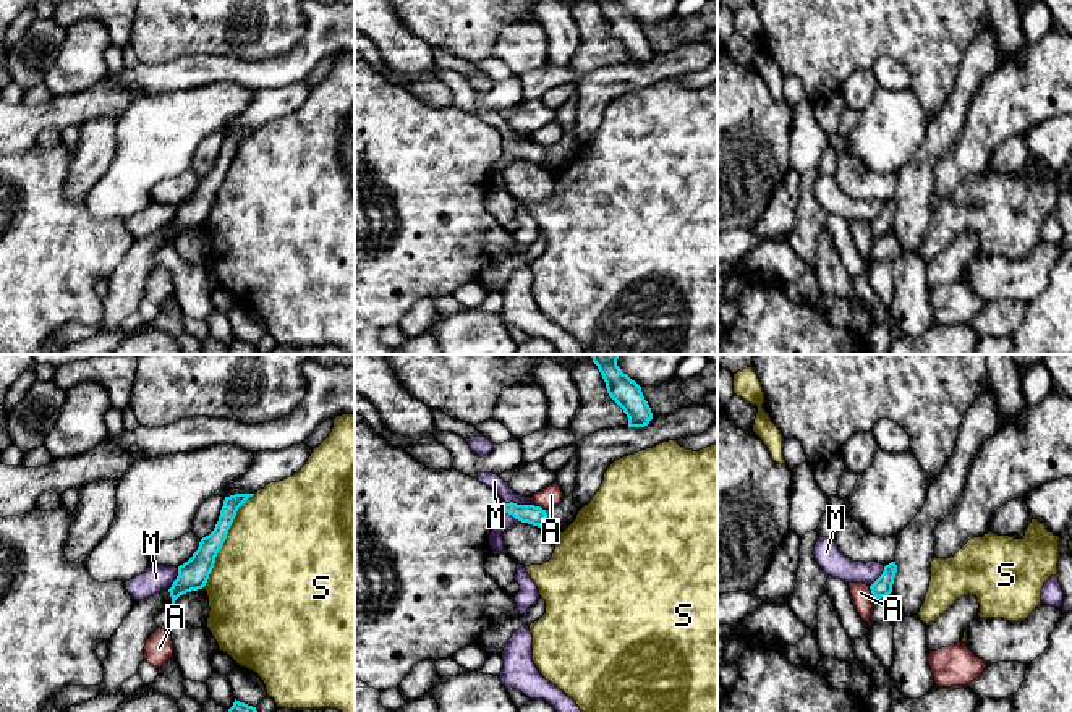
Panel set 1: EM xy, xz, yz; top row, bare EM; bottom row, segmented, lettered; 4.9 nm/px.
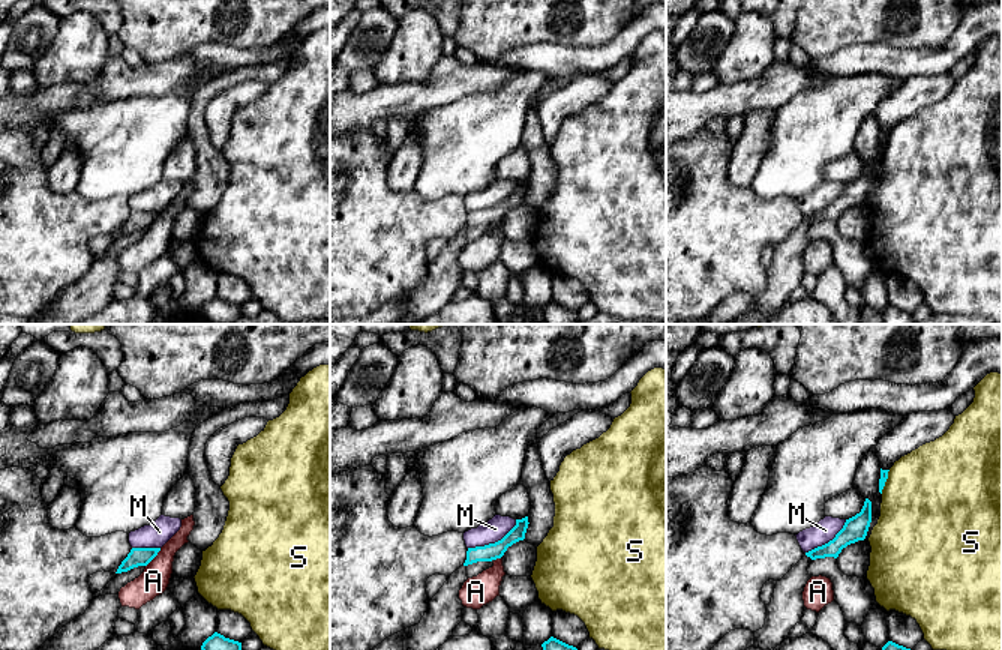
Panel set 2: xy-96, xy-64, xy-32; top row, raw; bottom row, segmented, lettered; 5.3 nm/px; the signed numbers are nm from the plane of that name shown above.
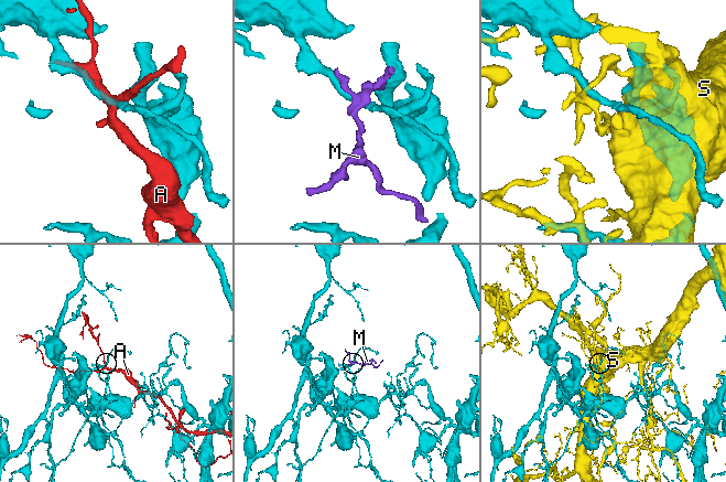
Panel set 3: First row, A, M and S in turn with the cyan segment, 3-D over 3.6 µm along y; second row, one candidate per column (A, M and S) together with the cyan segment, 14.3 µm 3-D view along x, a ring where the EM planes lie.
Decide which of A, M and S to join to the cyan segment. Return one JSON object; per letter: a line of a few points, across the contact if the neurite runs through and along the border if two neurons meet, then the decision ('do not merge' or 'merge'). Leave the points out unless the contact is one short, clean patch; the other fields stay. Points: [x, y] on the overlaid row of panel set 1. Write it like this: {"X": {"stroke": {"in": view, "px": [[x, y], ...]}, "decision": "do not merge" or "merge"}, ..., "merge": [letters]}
{"A": {"decision": "do not merge"}, "M": {"decision": "do not merge"}, "S": {"decision": "do not merge"}, "merge": []}

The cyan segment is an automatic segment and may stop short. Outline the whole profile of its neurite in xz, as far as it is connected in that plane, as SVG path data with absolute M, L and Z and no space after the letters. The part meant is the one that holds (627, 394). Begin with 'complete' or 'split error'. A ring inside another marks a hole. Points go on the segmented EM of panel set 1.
complete; M589 354L598 366L609 396L623 409L628 427L644 427L653 419L651 408L641 387L617 366L620 354Z

